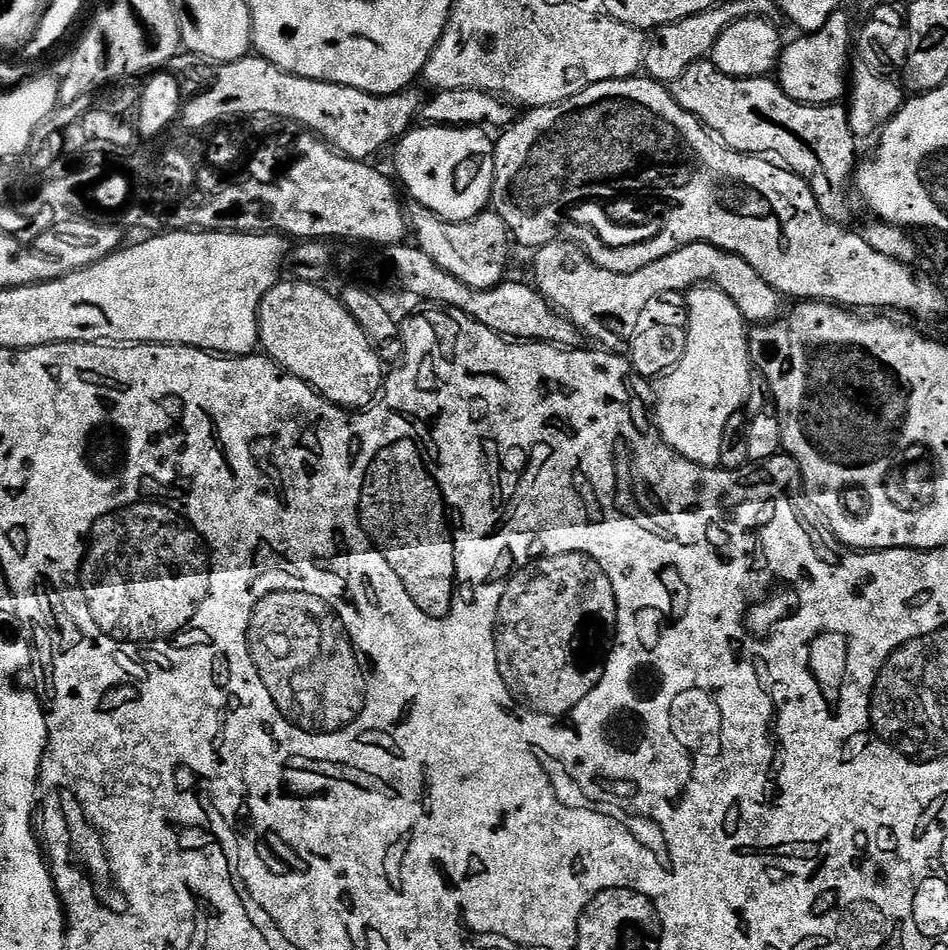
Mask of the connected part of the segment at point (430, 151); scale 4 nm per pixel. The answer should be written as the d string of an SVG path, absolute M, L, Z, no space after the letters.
M416 126L405 136L400 137L395 145L396 172L400 175L399 183L404 183L403 191L412 195L415 203L434 210L444 220L466 222L479 212L489 207L494 182L494 154L496 146L493 137L488 137L483 127L479 128L442 128L439 126Z

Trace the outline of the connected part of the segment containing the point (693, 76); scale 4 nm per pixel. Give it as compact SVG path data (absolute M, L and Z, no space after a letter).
M708 58L696 60L689 68L682 70L680 77L672 81L670 91L678 106L682 106L682 110L697 116L704 127L719 137L729 148L753 156L775 158L789 172L797 172L810 186L822 214L826 214L829 220L847 221L848 211L852 208L851 202L848 201L850 181L858 163L858 155L856 156L858 140L852 134L847 107L839 103L799 104L781 90L775 79L762 76L727 76L719 72Z

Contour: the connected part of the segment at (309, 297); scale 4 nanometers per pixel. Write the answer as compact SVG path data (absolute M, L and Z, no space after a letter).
M288 278L278 282L262 298L258 313L258 344L271 359L290 374L302 378L331 404L349 410L363 410L379 397L386 379L386 367L380 361L377 345L354 322L351 314L335 295L331 296L319 283Z

